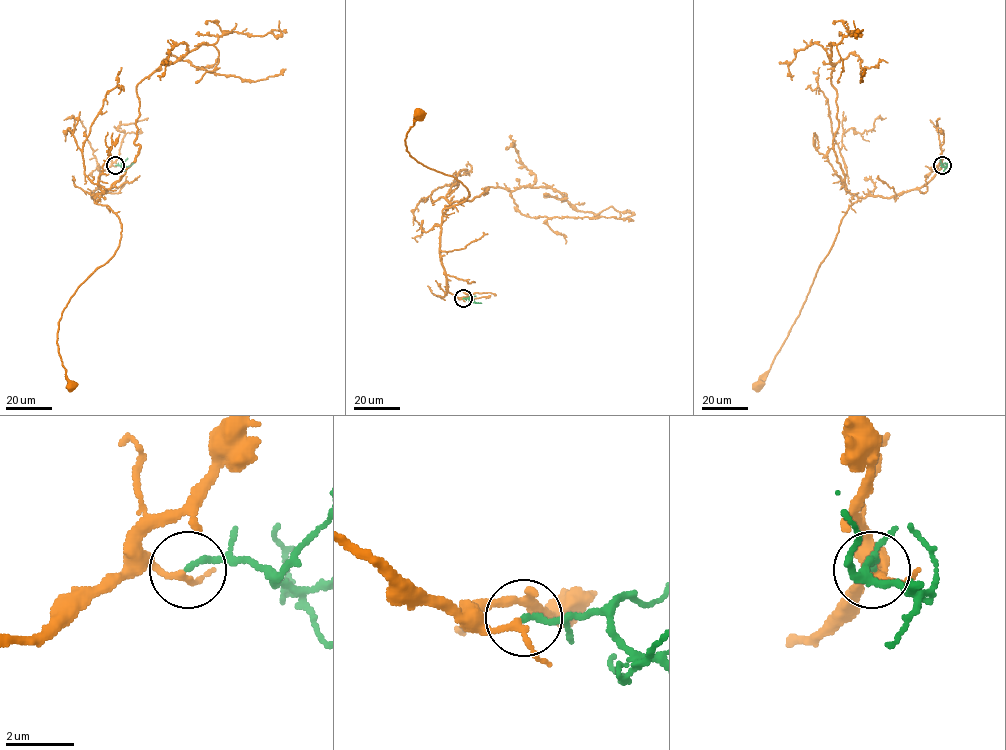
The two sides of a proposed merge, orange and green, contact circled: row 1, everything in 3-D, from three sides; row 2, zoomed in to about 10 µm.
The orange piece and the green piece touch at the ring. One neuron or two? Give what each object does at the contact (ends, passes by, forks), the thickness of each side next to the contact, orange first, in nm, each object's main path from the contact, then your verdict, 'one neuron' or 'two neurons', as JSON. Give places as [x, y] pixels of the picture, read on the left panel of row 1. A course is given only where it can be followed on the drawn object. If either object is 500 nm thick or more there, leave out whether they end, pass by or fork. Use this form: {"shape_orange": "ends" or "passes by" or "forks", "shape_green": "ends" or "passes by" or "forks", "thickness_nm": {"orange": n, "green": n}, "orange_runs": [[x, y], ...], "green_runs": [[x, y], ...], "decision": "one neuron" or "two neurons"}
{"shape_orange": "passes by", "shape_green": "ends", "thickness_nm": {"orange": 160, "green": 180}, "orange_runs": [[115, 165], [100, 172], [92, 197], [119, 219], [119, 245], [80, 285], [58, 321], [58, 352], [71, 385]], "green_runs": [[115, 165], [127, 166], [133, 163]], "decision": "one neuron"}

